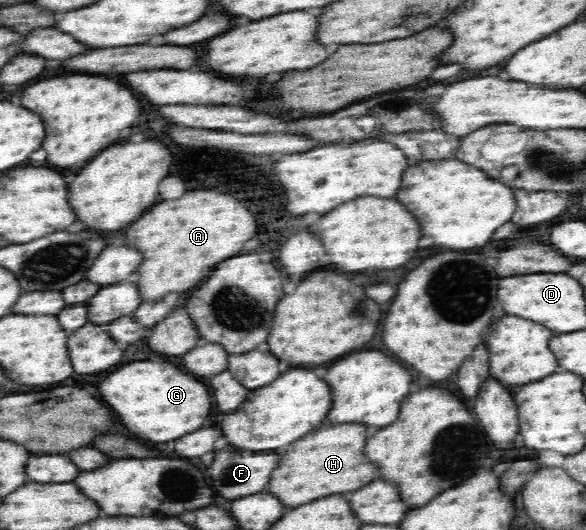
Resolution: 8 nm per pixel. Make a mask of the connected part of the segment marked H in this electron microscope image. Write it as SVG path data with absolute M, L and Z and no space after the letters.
M341 424L339 428L321 426L309 432L295 440L295 444L289 444L269 480L269 492L285 506L297 508L323 496L363 488L363 484L371 482L371 464L363 464L363 444L367 438L367 428L359 428L359 424Z

